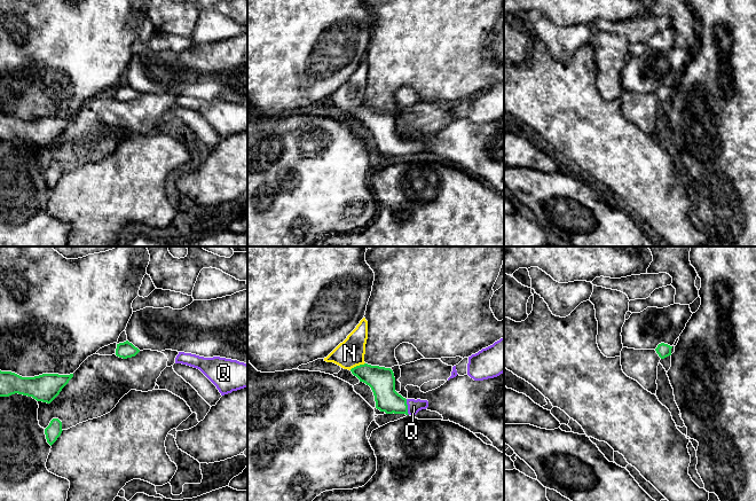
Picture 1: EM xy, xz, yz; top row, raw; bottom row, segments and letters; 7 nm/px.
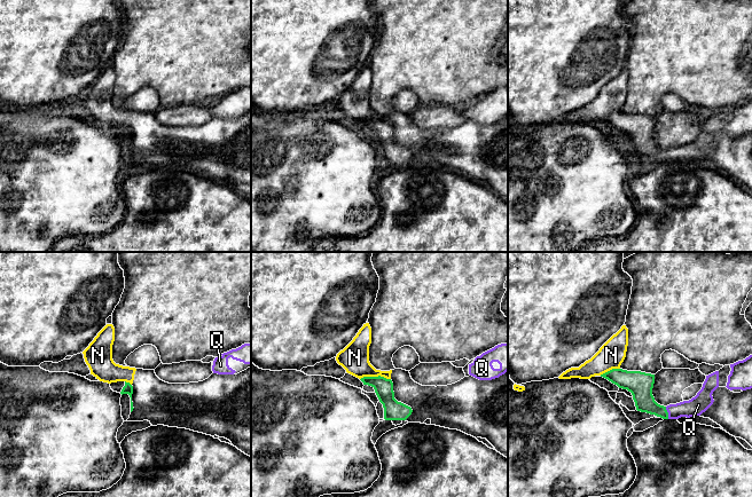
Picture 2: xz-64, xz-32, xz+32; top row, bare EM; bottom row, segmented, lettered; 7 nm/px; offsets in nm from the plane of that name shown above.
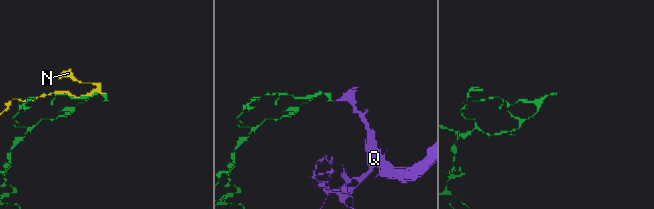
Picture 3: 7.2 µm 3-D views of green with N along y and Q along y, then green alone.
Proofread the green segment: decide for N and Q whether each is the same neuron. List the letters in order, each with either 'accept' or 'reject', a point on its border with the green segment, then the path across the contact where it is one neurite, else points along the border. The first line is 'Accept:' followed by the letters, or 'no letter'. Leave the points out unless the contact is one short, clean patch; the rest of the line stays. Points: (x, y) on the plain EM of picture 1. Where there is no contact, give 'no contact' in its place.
Accept: Q
N: reject; contact xz (356, 109)
Q: accept; contact xz (407, 150)

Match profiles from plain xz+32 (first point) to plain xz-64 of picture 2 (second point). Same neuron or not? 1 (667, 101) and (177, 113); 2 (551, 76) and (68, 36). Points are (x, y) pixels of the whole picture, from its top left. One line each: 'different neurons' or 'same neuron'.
1: different neurons
2: same neuron

